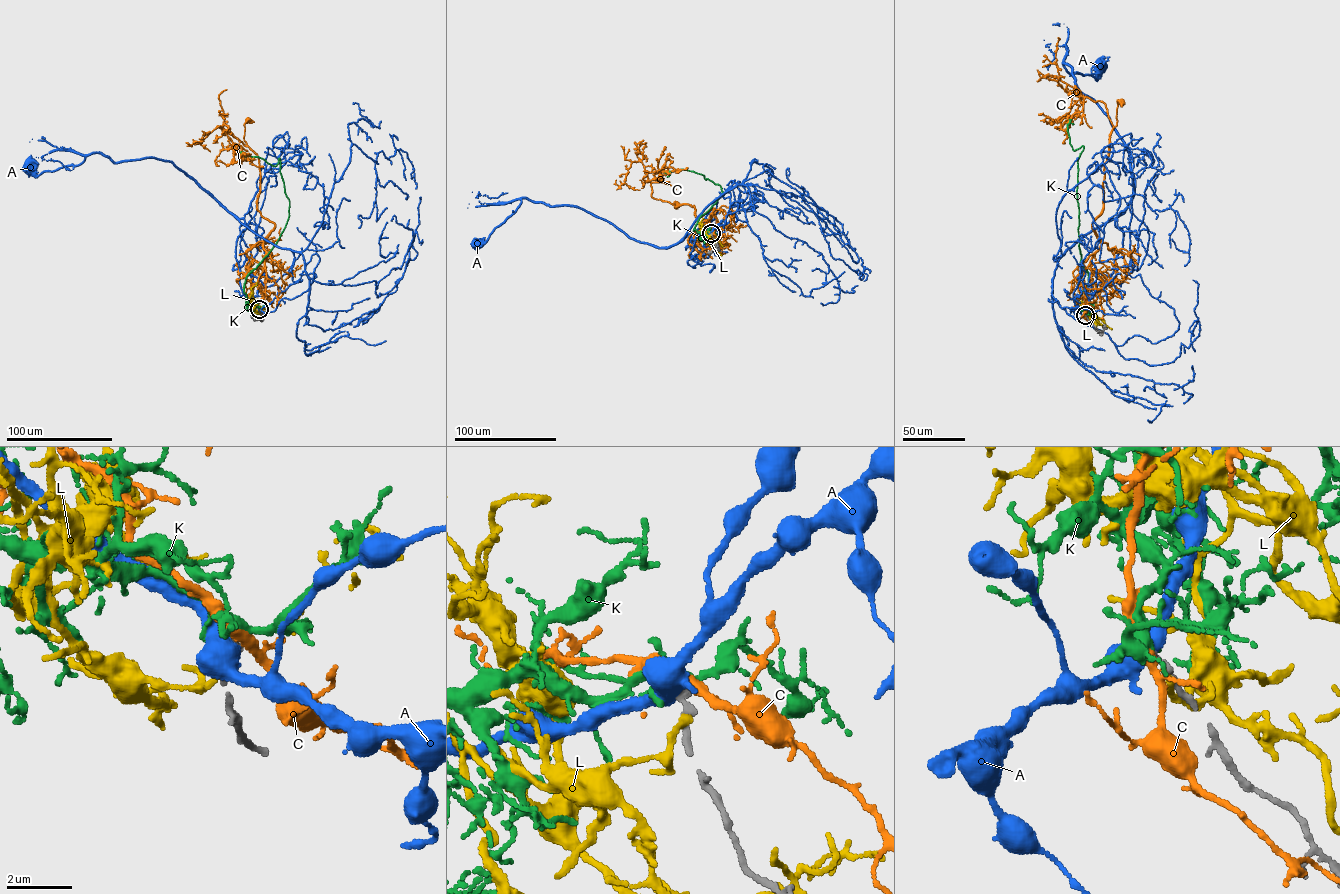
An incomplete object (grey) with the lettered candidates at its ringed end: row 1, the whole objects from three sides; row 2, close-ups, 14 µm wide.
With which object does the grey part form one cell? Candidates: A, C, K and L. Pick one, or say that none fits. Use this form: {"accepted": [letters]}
{"accepted": []}

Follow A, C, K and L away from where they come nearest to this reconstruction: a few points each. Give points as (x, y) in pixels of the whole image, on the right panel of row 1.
A: (1085, 315), (1113, 271), (1123, 232), (1115, 220), (1134, 184), (1125, 142), (1063, 64), (1095, 78), (1100, 67)
C: (1085, 315), (1088, 294), (1079, 278), (1101, 245), (1092, 224), (1103, 205), (1104, 163), (1120, 101)
K: (1085, 315), (1088, 274), (1080, 263), (1076, 192), (1083, 147), (1074, 150), (1070, 144), (1067, 125), (1073, 123)
L: (1086, 316), (1090, 310), (1083, 308), (1077, 280)

